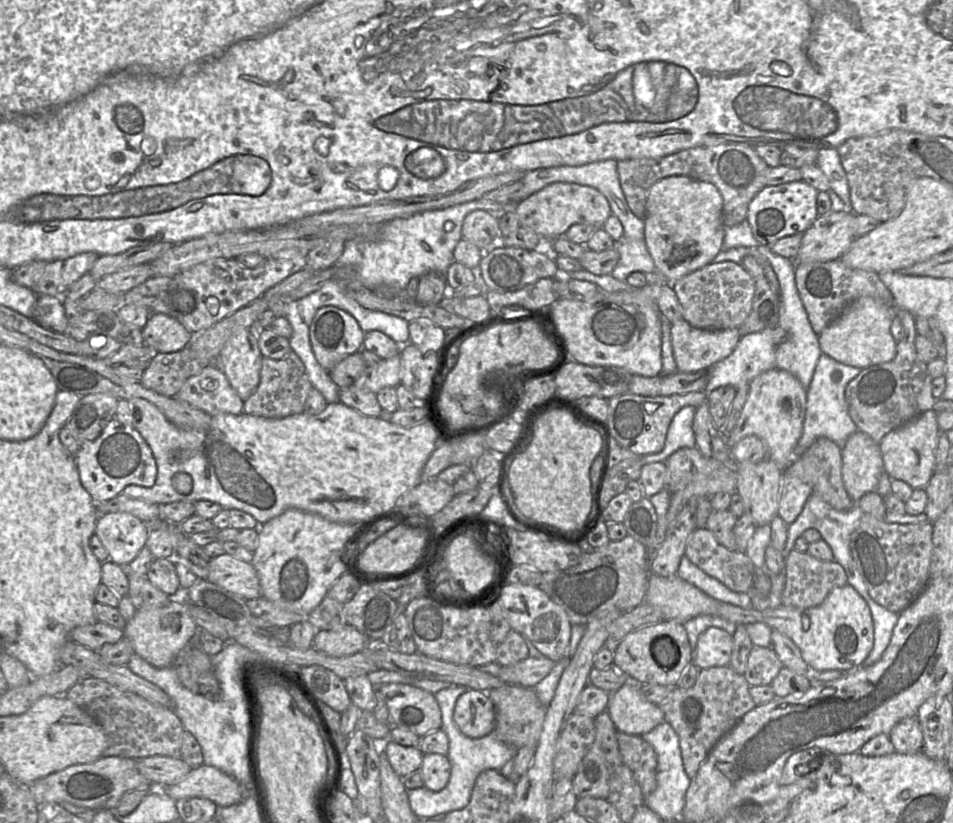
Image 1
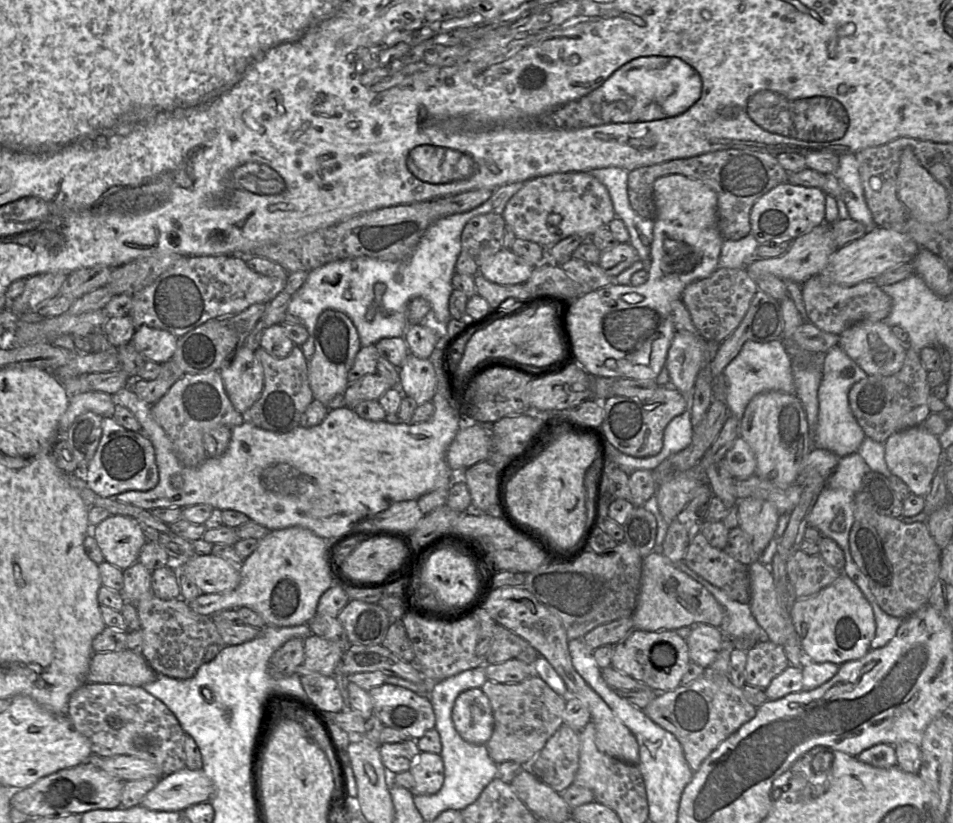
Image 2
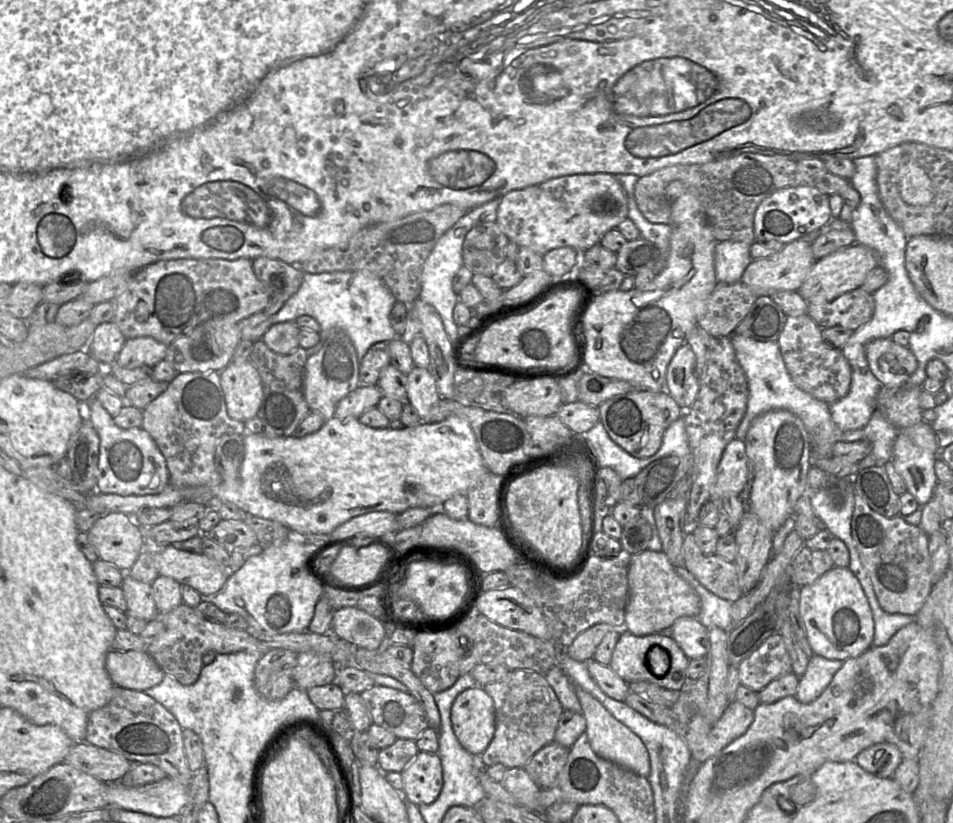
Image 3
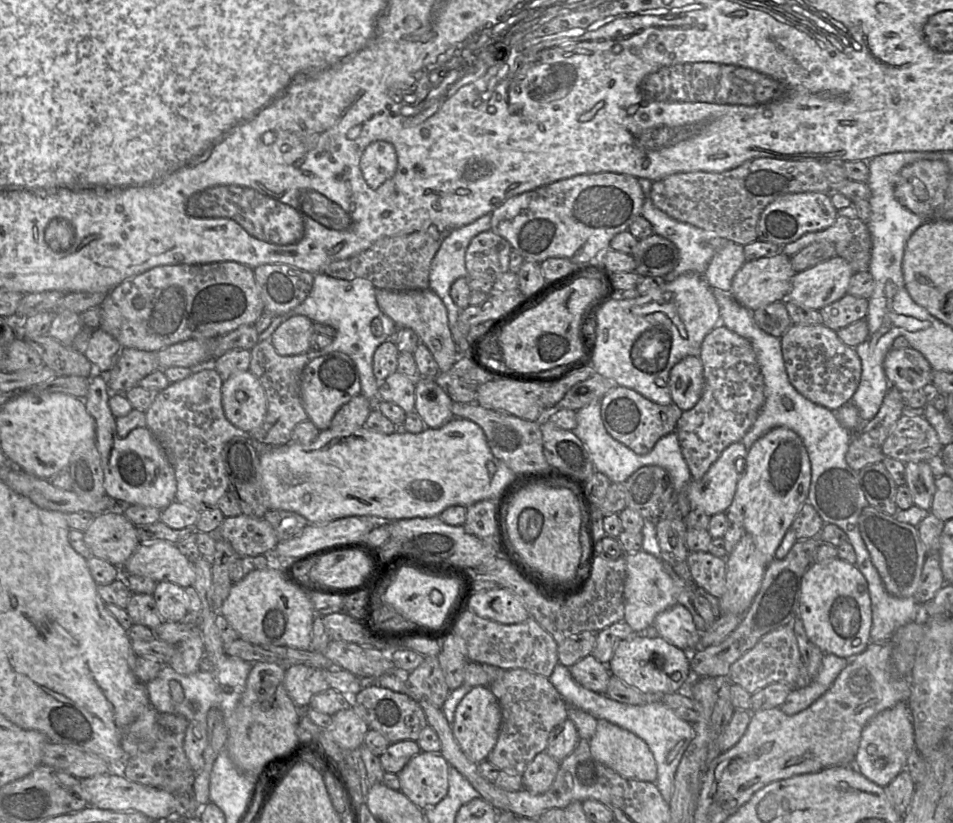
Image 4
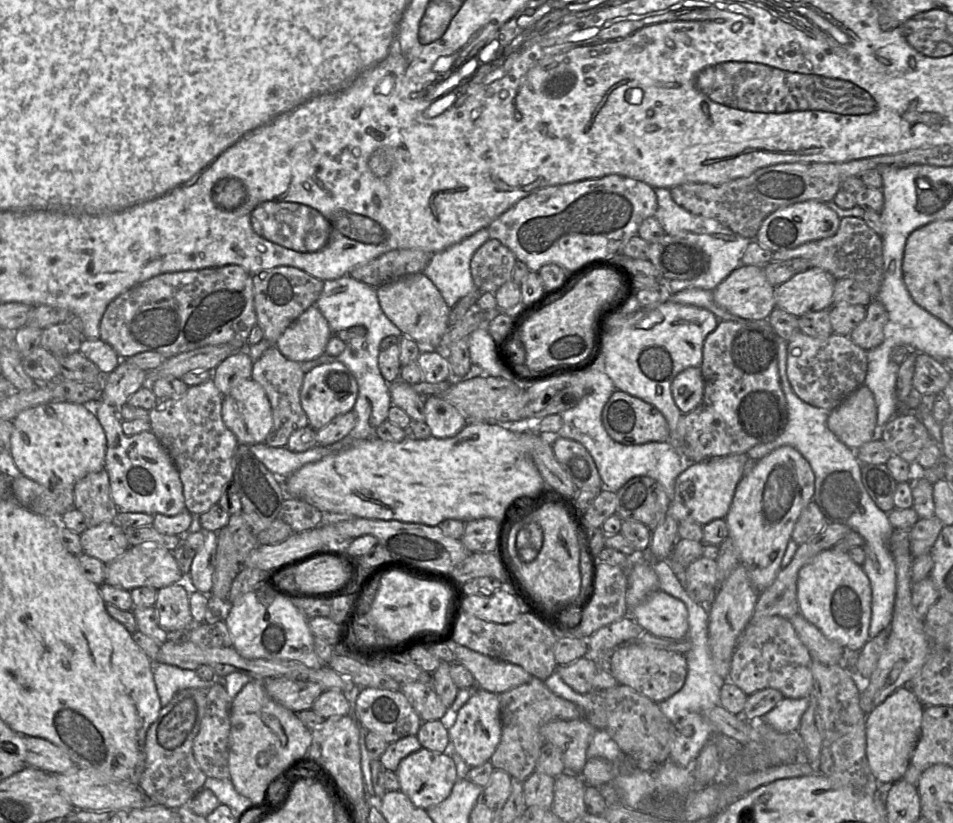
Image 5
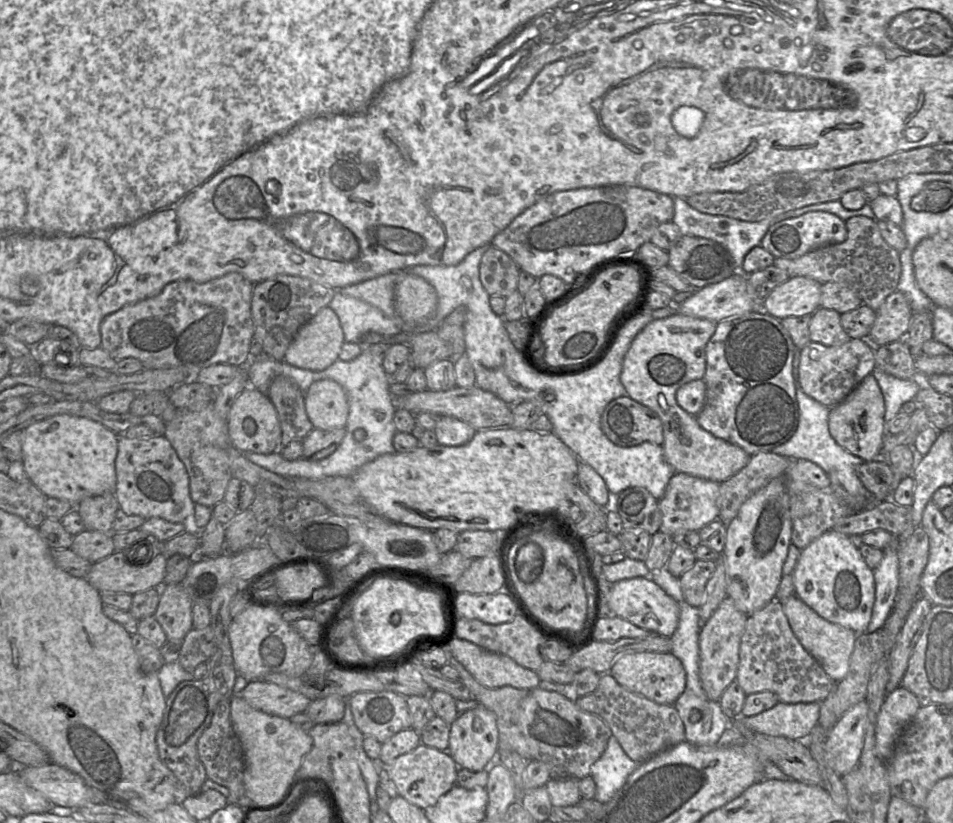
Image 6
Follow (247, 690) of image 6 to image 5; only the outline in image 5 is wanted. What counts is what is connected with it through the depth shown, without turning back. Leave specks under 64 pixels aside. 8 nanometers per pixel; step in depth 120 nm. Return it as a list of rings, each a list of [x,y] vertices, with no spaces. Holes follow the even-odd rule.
[[[273,677],[263,679],[263,685],[267,694],[277,703],[287,709],[298,713],[312,708],[314,701],[325,689],[315,682],[293,681],[285,677]]]

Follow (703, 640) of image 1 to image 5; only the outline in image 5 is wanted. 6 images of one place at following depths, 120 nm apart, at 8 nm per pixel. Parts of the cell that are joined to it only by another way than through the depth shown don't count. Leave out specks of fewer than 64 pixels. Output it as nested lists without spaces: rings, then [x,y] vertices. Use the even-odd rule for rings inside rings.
[[[660,589],[631,609],[629,615],[646,632],[656,637],[673,640],[687,638],[689,623],[686,605]]]

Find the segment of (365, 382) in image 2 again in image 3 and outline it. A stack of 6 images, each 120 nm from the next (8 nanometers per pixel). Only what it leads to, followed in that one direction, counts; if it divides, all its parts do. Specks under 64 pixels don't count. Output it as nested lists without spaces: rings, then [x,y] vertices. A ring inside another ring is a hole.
[[[360,385],[337,404],[334,416],[359,419],[364,412],[376,407],[382,396],[378,385]]]

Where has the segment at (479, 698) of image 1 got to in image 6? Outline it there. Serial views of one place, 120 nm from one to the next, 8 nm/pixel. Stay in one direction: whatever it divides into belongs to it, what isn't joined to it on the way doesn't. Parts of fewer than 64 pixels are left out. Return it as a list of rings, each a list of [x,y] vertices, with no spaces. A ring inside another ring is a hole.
[[[483,705],[467,710],[450,724],[448,753],[459,768],[479,772],[488,769],[496,761],[498,728],[495,714]]]

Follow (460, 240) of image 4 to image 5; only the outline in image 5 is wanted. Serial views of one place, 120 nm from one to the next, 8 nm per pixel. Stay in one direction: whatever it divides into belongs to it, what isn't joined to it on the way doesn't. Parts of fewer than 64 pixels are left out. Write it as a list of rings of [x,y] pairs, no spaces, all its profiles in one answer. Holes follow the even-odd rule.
[[[482,228],[449,248],[431,255],[422,273],[437,287],[450,309],[476,288],[470,261],[475,251],[488,239],[488,228]]]

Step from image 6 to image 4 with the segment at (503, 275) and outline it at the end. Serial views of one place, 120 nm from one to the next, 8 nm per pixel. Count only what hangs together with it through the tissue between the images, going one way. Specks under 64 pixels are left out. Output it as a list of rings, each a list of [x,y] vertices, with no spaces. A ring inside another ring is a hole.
[[[492,230],[477,234],[465,253],[468,277],[494,282],[509,271],[511,250],[510,243]]]

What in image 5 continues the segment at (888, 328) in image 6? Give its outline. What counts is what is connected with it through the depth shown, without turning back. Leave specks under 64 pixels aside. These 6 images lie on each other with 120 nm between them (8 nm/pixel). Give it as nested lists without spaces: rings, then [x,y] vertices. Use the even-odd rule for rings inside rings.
[[[871,301],[867,306],[865,318],[848,336],[857,346],[865,351],[879,346],[884,340],[884,327],[889,319],[885,306],[877,301]]]

